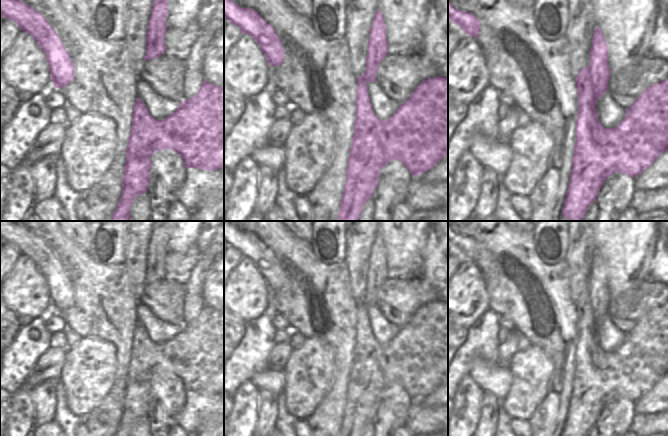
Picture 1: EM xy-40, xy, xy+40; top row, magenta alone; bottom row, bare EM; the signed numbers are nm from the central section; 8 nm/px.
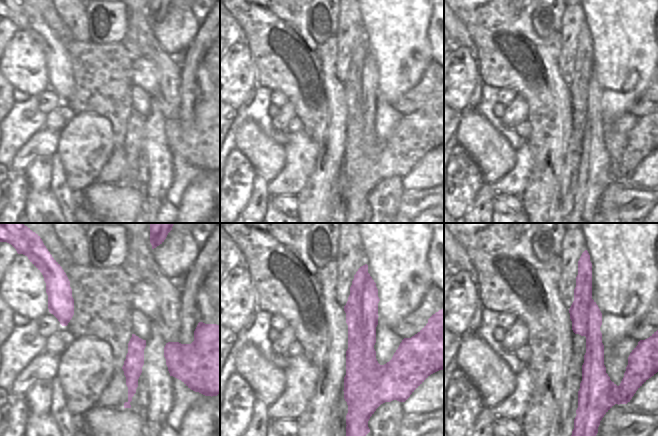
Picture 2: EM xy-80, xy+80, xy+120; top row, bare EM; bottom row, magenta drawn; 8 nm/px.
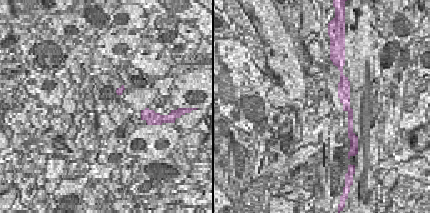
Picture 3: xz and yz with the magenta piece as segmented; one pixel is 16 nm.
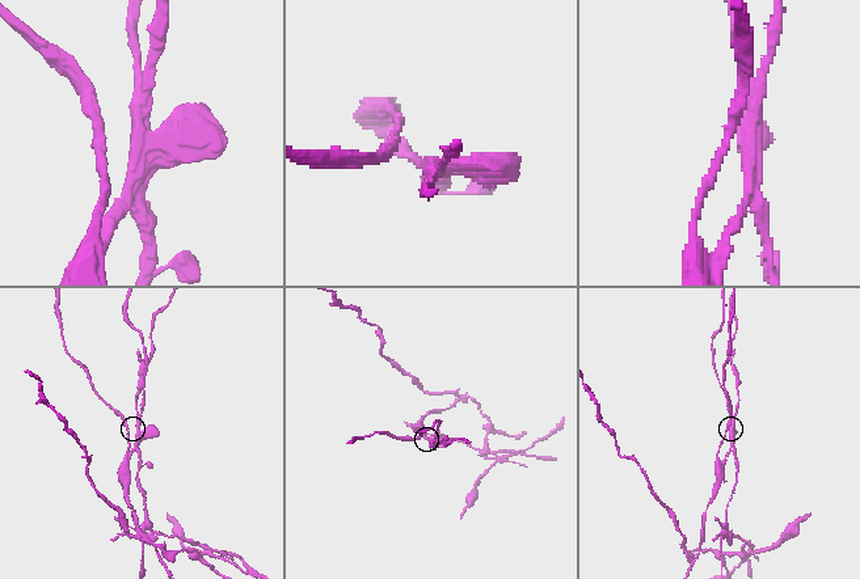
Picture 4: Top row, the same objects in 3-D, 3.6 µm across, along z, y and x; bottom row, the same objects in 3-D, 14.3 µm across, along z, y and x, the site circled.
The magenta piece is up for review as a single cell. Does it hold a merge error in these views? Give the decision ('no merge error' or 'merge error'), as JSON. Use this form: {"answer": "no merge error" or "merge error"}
{"answer": "merge error"}

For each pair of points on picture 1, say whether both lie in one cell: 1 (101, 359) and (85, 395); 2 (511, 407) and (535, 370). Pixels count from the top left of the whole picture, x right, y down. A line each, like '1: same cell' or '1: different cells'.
1: same cell
2: same cell

